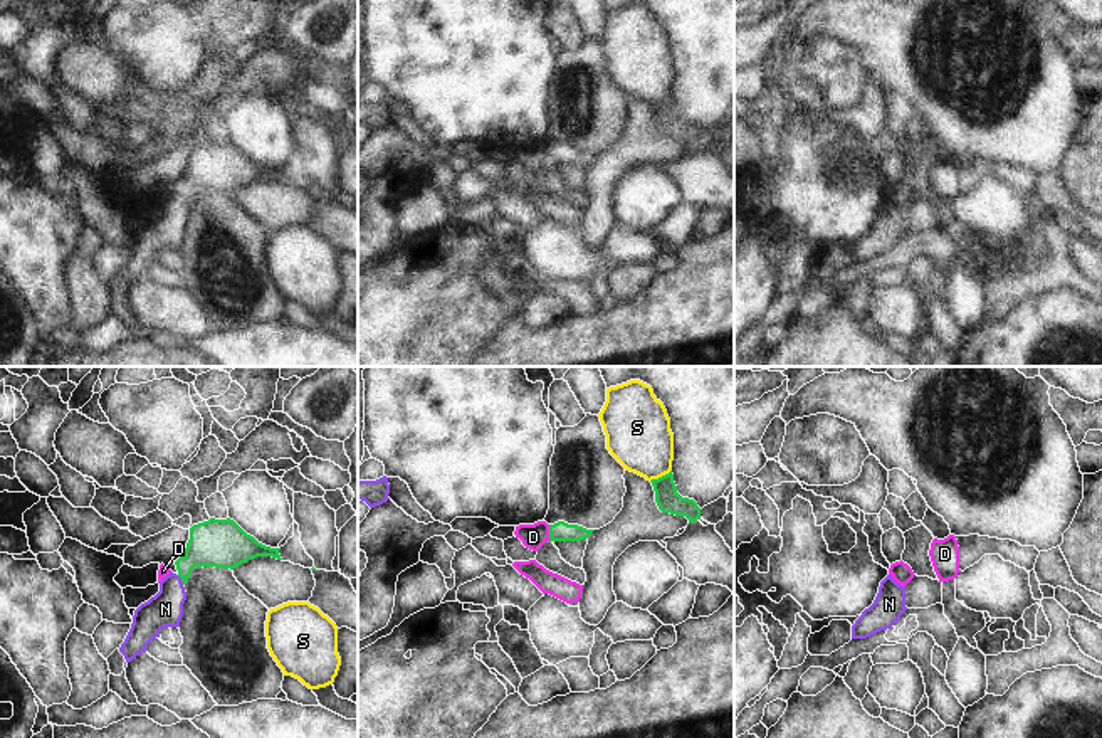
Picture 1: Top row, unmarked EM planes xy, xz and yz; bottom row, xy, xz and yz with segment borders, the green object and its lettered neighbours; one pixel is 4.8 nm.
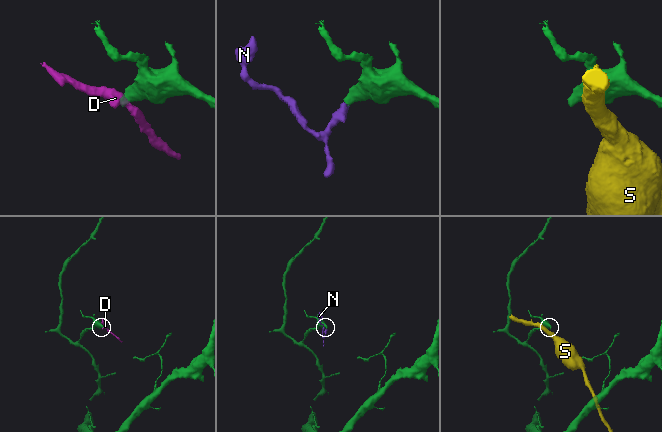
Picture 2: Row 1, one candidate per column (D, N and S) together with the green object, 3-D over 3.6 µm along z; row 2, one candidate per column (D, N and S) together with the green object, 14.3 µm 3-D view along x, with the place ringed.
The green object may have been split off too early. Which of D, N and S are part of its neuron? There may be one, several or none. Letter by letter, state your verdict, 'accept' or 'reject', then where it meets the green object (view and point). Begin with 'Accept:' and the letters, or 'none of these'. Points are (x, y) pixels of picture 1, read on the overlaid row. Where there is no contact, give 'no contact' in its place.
Accept: N
D: reject; contact xz (550, 533)
N: accept; contact xy (182, 580)
S: reject; contact xz (662, 476)

